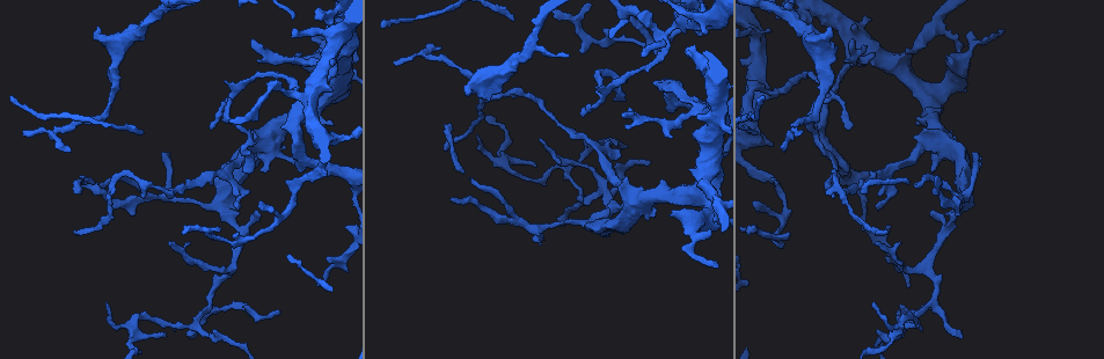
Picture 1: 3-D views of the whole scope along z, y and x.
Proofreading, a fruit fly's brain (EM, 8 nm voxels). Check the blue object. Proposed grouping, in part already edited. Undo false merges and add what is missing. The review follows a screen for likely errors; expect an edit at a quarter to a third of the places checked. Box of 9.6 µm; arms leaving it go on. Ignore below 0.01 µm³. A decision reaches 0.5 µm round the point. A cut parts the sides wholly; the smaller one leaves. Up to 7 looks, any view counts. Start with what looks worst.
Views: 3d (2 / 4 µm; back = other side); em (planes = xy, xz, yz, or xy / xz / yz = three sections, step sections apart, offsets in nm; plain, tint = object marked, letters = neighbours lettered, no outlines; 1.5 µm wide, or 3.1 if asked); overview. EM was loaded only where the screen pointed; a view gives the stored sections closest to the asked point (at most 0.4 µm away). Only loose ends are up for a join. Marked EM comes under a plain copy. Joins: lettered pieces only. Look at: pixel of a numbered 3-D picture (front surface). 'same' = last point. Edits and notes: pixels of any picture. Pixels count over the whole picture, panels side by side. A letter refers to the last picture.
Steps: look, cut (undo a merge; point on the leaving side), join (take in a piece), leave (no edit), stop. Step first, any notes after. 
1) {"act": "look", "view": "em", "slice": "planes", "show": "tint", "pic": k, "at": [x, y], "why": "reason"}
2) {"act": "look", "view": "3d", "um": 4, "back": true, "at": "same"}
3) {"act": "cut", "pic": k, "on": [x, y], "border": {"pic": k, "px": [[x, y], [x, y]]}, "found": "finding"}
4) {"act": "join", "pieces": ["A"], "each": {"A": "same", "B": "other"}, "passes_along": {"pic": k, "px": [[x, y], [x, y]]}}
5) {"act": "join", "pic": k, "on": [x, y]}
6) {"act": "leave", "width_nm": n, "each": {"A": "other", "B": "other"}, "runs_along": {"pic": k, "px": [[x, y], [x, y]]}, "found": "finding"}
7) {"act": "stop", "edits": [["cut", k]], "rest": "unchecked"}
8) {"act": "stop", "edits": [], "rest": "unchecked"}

{"act": "look", "view": "3d", "um": 4, "pic": 1, "at": [827, 27], "why": "free end"}

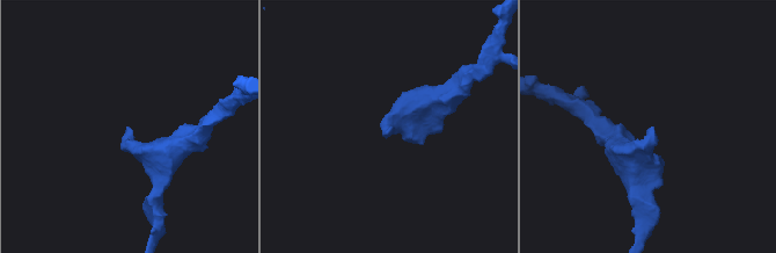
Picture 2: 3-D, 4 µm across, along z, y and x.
{"act": "look", "view": "em", "slice": "planes", "show": "letters", "pic": 2, "at": [387, 133]}

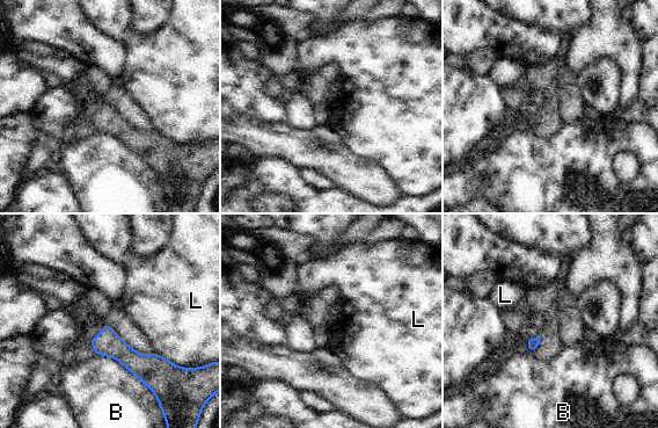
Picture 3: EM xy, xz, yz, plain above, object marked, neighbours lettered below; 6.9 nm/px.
{"act": "leave", "width_nm": 120, "each": {"B": "other", "L": "other"}, "border": {"pic": 3, "px": [[153, 352], [162, 355], [176, 365]]}, "found": "none of them fits"}

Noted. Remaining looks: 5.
{"act": "look", "view": "3d", "um": 2, "pic": 1, "at": [915, 185], "why": "tapers out"}

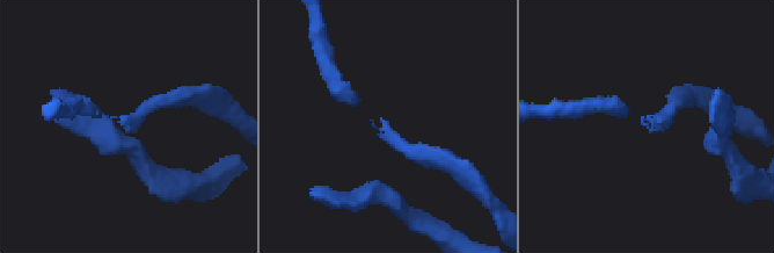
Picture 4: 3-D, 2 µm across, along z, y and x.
{"act": "look", "view": "em", "slice": "planes", "show": "tint", "pic": 4, "at": [113, 117]}

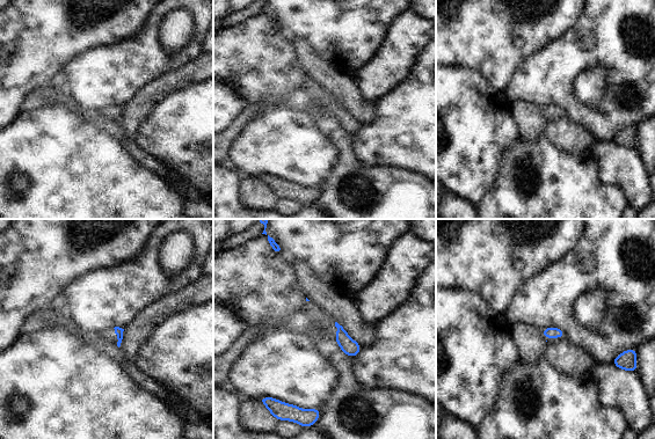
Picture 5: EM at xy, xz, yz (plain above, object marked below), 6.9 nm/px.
{"act": "look", "view": "em", "slice": "planes", "show": "letters", "at": "same"}

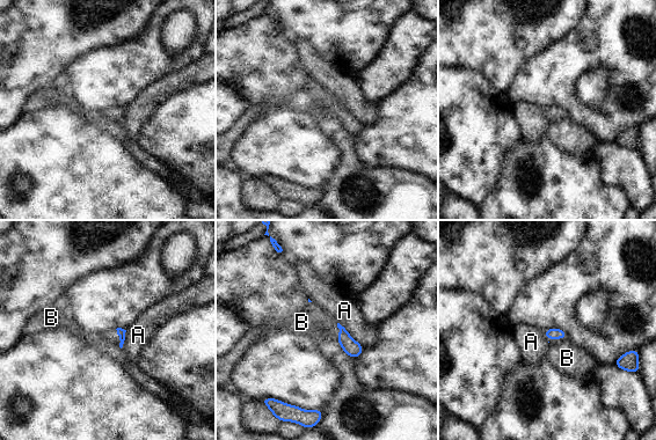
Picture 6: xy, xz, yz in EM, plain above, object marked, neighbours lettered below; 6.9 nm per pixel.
{"act": "leave", "each": {"A": "other", "B": "other"}, "border": {"pic": 6, "px": [[567, 337], [549, 337], [547, 340]]}, "found": "none of them fits"}

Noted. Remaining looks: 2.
{"act": "look", "view": "em", "slice": "xy", "step": 8, "show": "letters", "pic": 1, "at": [382, 28]}

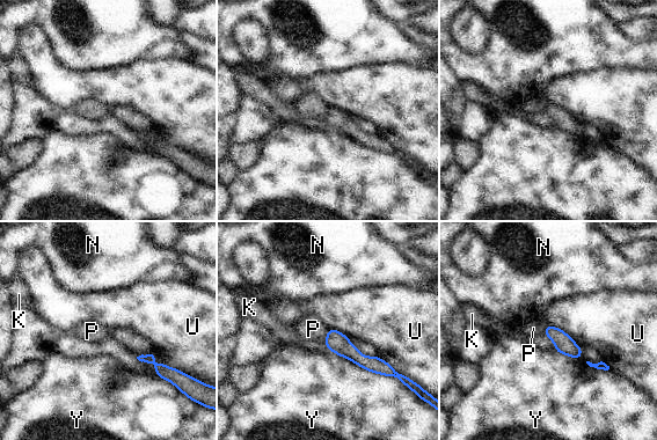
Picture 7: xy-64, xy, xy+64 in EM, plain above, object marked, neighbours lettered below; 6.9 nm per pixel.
{"act": "look", "view": "em", "slice": "planes", "show": "letters", "at": "same"}

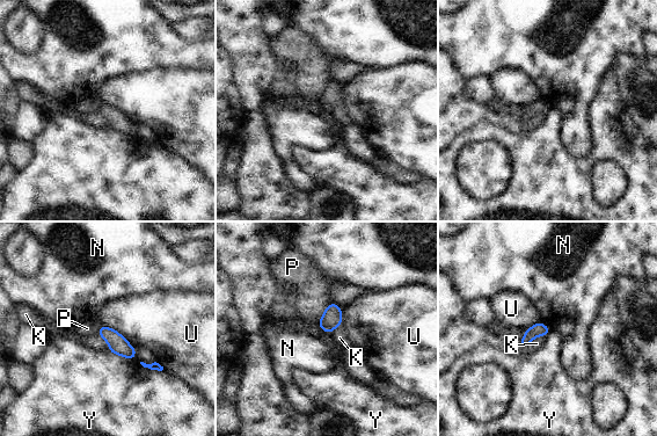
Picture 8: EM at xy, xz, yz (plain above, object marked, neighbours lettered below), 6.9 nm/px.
{"act": "leave", "each": {"K": "other", "N": "other", "P": "other", "U": "other", "Y": "other"}, "border": {"pic": 8, "px": [[108, 350], [134, 358]]}, "found": "none of them fits"}

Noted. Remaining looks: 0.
{"act": "stop", "edits": [], "rest": "unchecked"}

